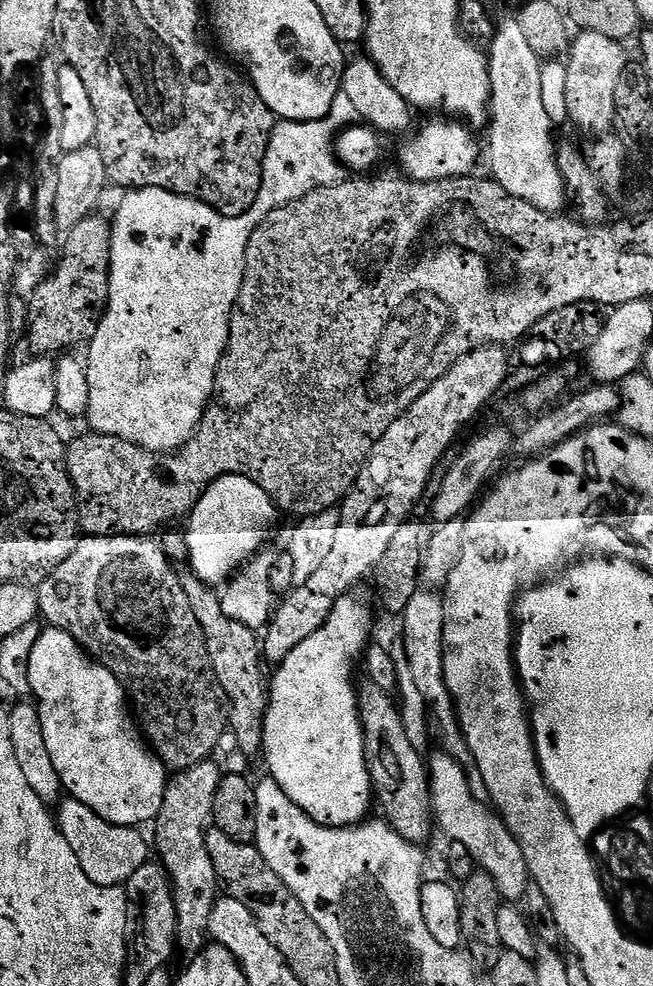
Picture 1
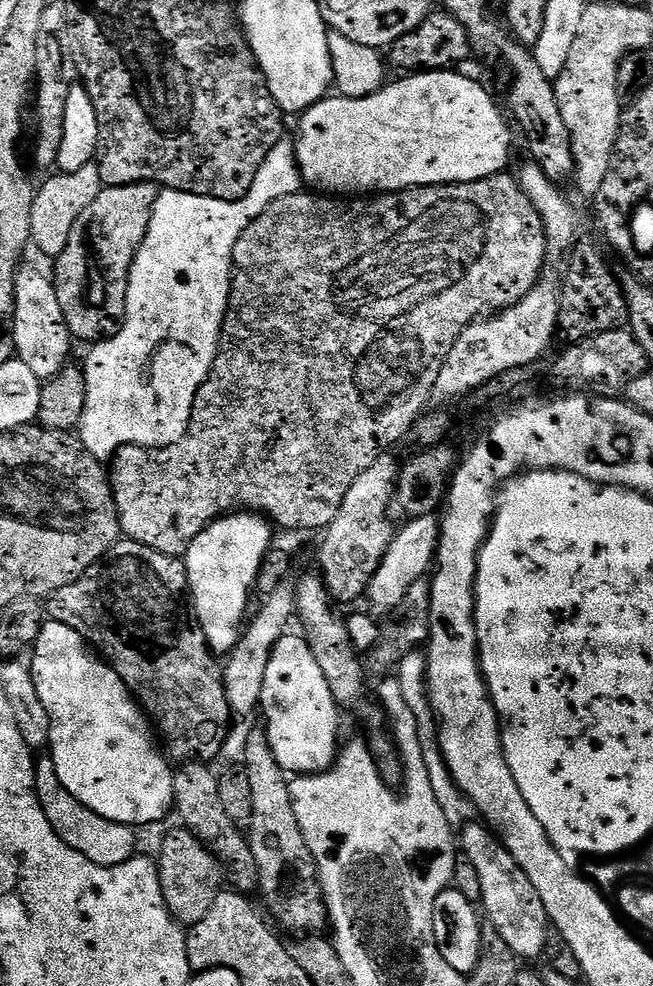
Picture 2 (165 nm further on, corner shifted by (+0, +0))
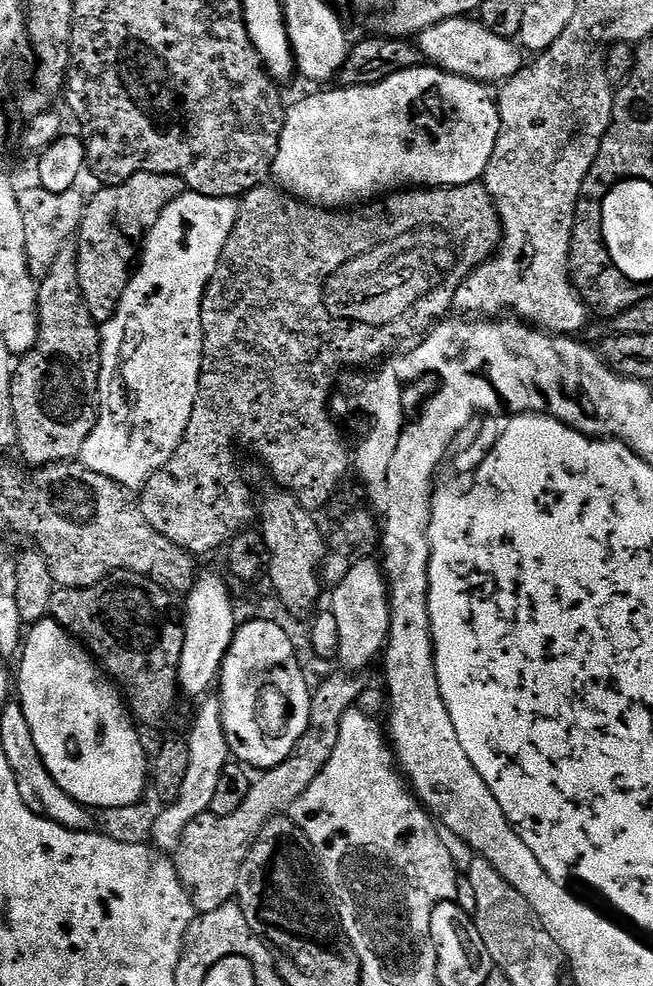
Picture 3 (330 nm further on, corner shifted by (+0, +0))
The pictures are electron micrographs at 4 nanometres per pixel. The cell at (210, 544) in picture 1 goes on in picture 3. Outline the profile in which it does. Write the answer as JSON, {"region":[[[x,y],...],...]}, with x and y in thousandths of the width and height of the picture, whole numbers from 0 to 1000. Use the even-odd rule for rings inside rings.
{"region":[[[308,583],[286,601],[288,617],[280,622],[282,654],[276,668],[276,696],[280,705],[312,708],[326,701],[337,689],[337,676],[343,674],[343,664],[352,659],[364,636],[363,614],[354,613],[355,604],[337,584]]]}

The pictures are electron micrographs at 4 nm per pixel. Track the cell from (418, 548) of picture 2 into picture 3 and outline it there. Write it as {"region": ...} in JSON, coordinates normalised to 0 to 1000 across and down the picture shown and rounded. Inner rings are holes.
{"region":[[[574,567],[550,568],[507,600],[505,620],[516,628],[521,647],[519,676],[539,684],[556,683],[556,677],[587,659],[600,641],[603,618],[597,612],[597,592],[591,581]]]}

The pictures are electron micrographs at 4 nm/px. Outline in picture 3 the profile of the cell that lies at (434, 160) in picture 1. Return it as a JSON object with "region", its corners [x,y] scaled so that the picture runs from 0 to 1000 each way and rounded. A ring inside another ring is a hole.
{"region":[[[639,67],[616,75],[603,75],[577,85],[553,89],[510,88],[510,93],[484,93],[467,101],[440,111],[435,120],[435,131],[426,148],[423,163],[417,169],[421,186],[444,199],[455,203],[482,207],[485,211],[527,213],[553,205],[570,205],[602,193],[619,193],[626,189],[654,189],[657,191],[694,191],[697,187],[727,187],[737,182],[750,164],[750,156],[757,156],[757,148],[763,144],[766,131],[766,111],[746,88],[729,81],[715,81],[688,73],[678,73],[666,67]]]}

